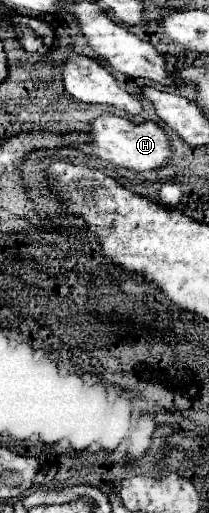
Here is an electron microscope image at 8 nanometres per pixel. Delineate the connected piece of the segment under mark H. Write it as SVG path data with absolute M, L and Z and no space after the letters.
M104 112L94 122L90 122L90 132L88 134L90 134L92 142L78 144L76 148L80 148L82 152L88 152L92 156L98 156L102 160L114 162L116 166L130 168L134 172L146 172L146 170L152 170L152 168L162 168L162 166L172 164L170 162L172 148L170 148L168 136L152 120L136 122L132 118L120 118L120 116L112 114L112 112Z

